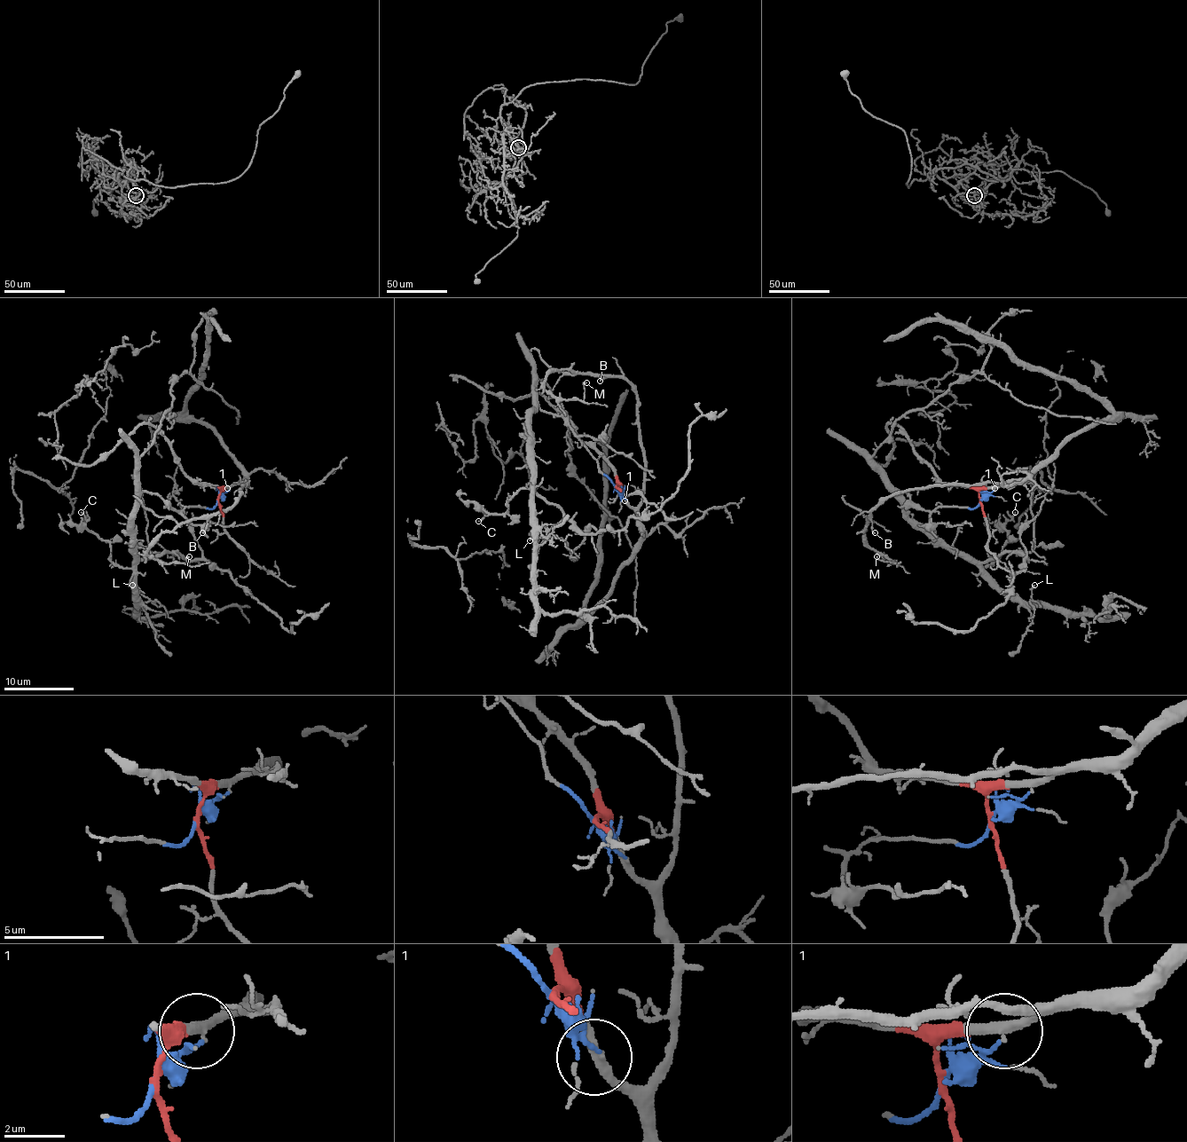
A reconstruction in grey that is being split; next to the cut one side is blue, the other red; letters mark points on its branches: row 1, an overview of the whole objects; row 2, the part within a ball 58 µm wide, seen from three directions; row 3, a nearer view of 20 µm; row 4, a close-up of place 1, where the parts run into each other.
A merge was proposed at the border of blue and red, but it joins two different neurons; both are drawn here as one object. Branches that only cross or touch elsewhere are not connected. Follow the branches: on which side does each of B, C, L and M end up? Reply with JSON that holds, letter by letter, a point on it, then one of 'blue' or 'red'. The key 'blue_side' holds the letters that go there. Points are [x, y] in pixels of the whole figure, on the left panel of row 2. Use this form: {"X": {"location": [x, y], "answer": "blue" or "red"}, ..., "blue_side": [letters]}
{"B": {"location": [202, 532], "answer": "red"}, "C": {"location": [81, 512], "answer": "blue"}, "L": {"location": [132, 585], "answer": "blue"}, "M": {"location": [189, 556], "answer": "red"}, "blue_side": ["C", "L"]}

